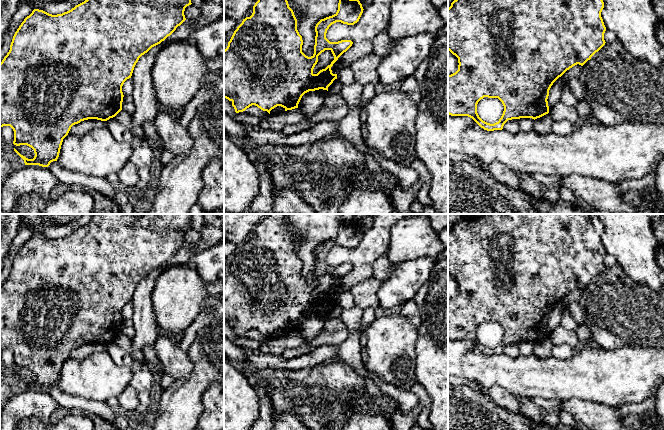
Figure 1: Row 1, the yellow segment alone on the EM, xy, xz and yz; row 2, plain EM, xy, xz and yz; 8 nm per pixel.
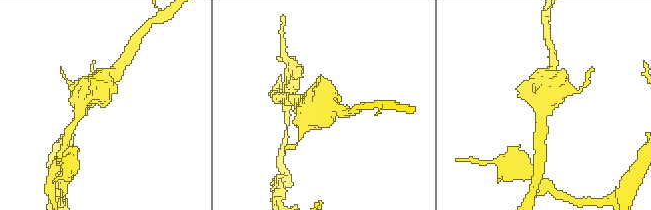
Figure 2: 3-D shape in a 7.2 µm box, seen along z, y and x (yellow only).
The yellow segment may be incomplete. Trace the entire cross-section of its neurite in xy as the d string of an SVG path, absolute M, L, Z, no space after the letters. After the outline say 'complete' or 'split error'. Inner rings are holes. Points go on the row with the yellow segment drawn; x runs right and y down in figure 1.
M85 0L71 10L57 15L34 9L15 32L10 50L0 63L0 128L10 126L14 131L13 144L27 145L34 150L34 158L28 159L14 148L14 151L24 160L25 165L48 167L51 162L57 161L63 139L73 125L88 119L107 121L115 117L122 110L124 97L122 86L127 79L131 78L139 58L164 41L186 20L184 11L191 4L191 0Z | complete

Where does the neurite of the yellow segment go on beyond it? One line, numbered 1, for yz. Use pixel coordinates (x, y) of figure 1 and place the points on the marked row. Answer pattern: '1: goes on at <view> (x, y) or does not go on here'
1: does not go on here

